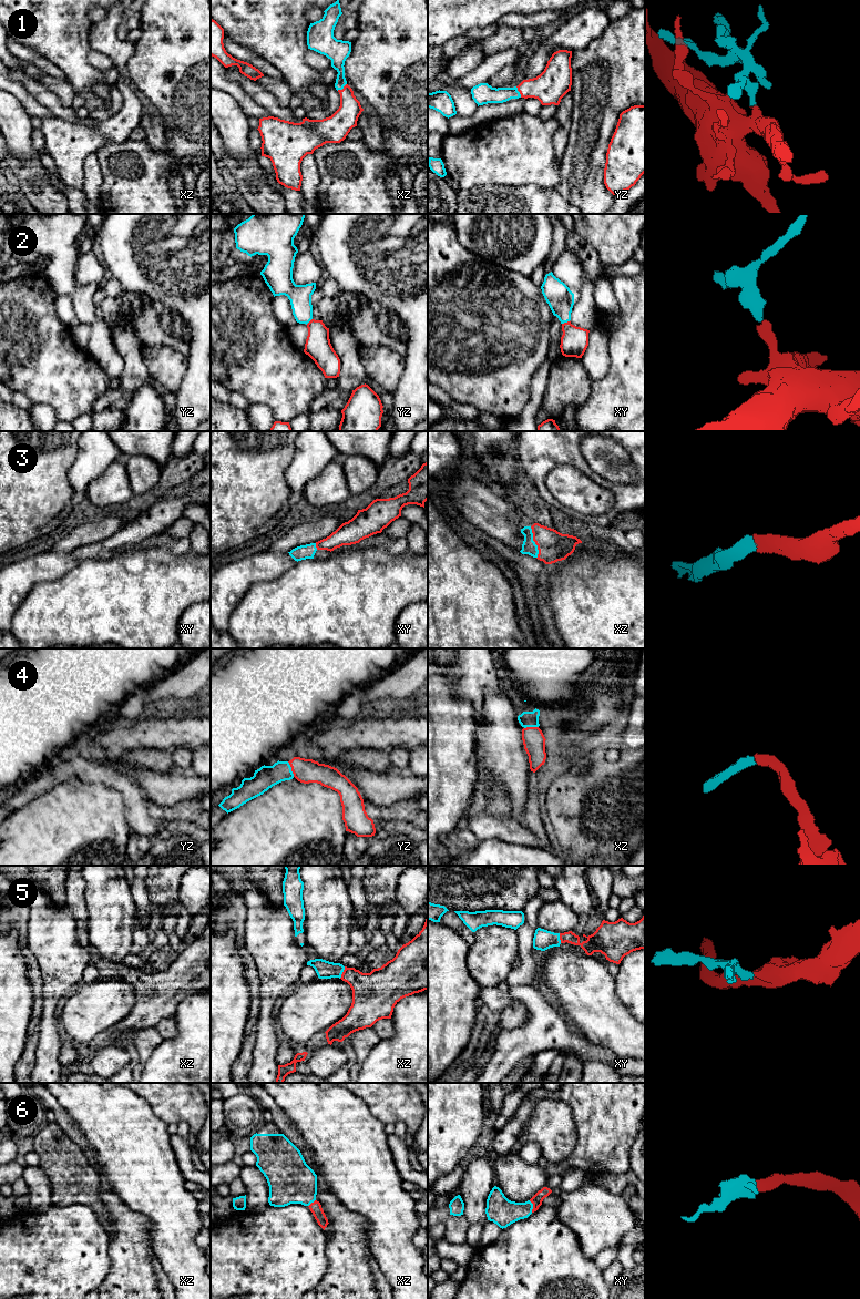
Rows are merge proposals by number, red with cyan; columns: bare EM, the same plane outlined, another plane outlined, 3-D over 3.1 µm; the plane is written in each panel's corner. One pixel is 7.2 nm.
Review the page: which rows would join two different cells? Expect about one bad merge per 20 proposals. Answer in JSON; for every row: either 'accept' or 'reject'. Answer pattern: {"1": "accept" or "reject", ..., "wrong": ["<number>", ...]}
{"1": "accept", "2": "accept", "3": "accept", "4": "accept", "5": "accept", "6": "accept", "wrong": []}

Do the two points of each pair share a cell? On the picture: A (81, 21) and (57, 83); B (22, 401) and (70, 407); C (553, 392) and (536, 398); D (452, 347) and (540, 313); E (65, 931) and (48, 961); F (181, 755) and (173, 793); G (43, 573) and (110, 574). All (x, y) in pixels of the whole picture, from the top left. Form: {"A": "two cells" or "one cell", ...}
{"A": "two cells", "B": "two cells", "C": "two cells", "D": "one cell", "E": "one cell", "F": "two cells", "G": "two cells"}

